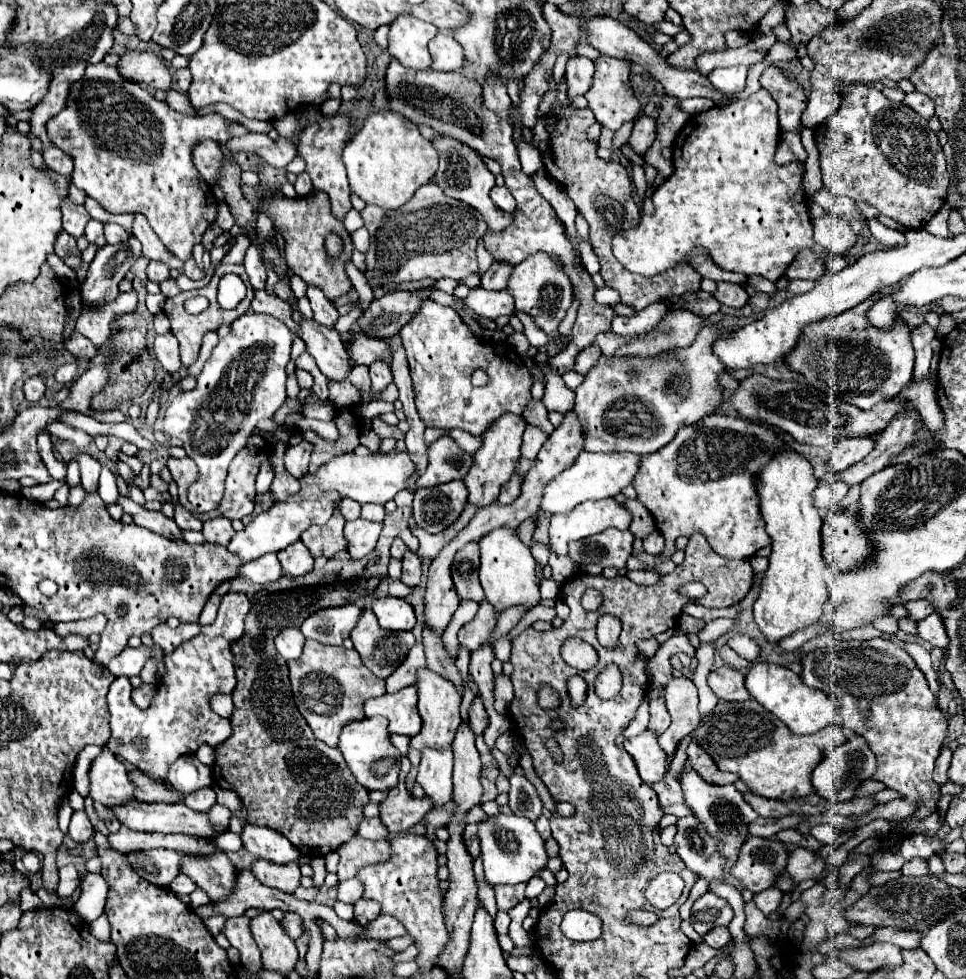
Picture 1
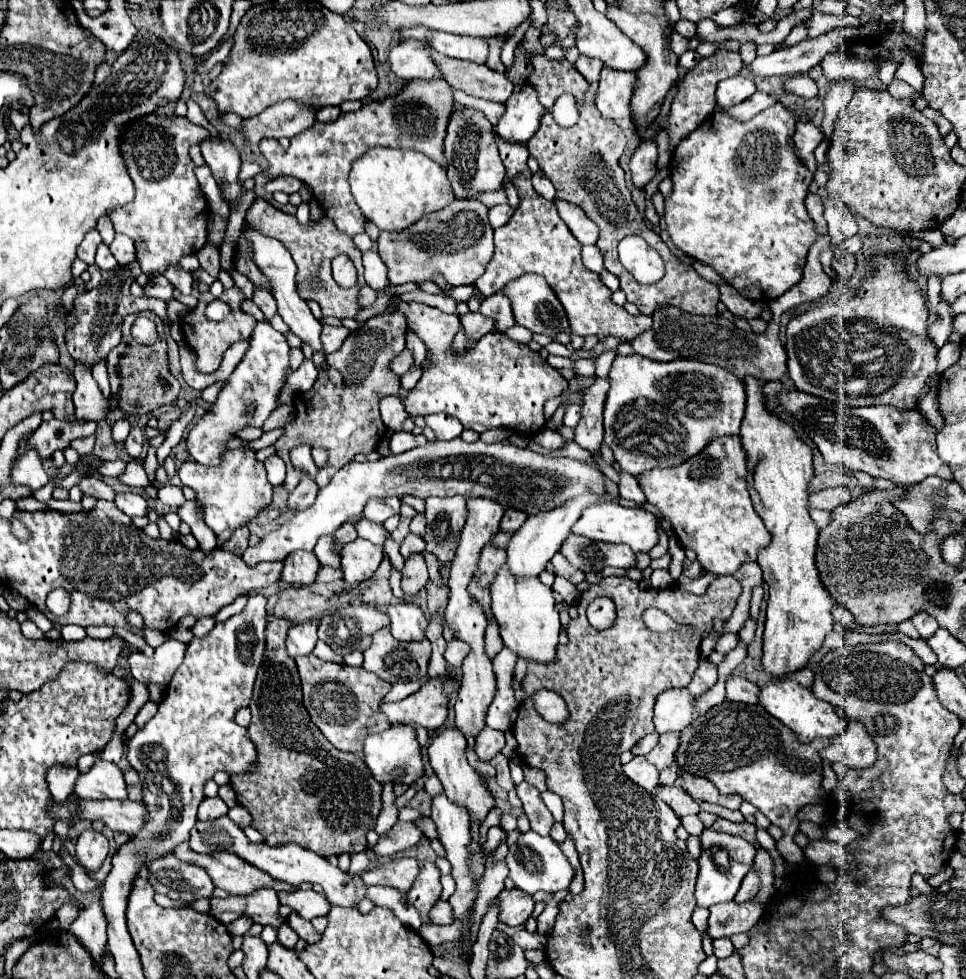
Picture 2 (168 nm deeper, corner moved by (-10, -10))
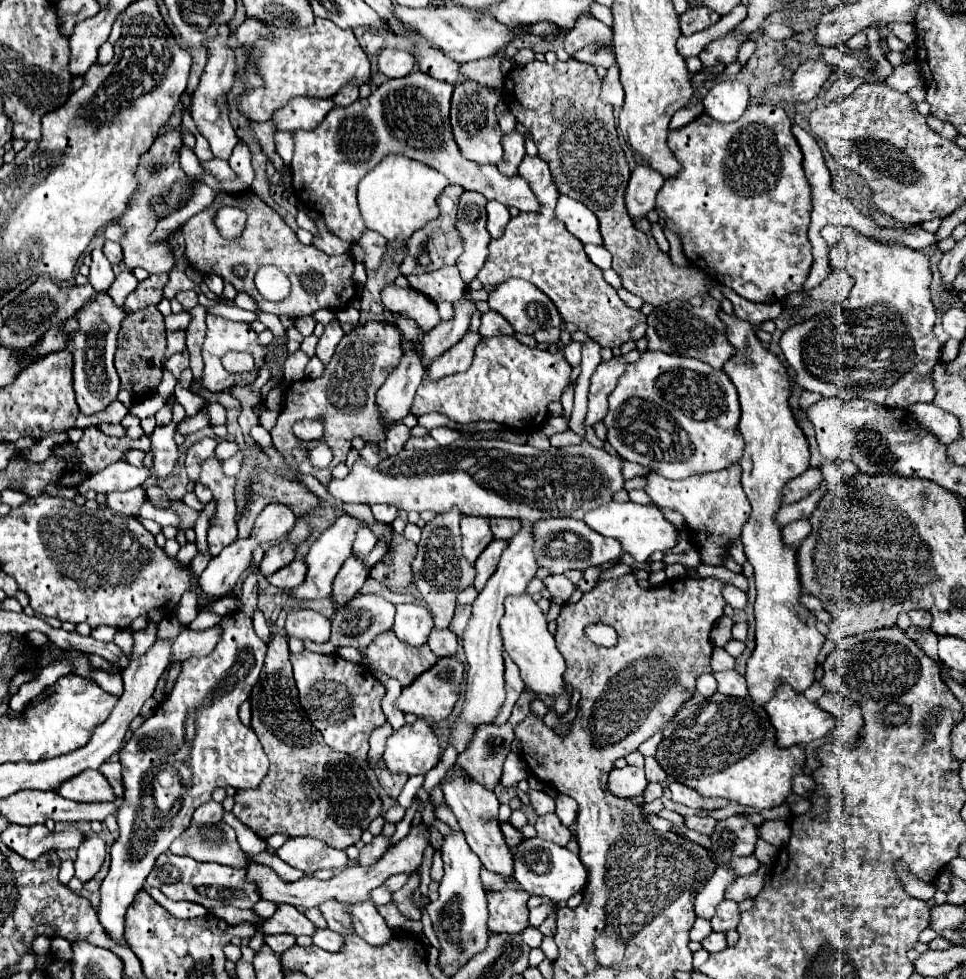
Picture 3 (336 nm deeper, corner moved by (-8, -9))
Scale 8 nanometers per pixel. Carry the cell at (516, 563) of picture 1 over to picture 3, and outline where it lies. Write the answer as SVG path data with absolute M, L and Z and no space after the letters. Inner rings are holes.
M527 592L521 596L505 598L505 616L501 620L501 634L505 640L505 650L511 656L511 660L519 666L525 686L537 694L557 696L553 710L557 714L567 712L569 710L569 696L565 694L565 684L563 684L565 660L563 660L561 652L557 650L555 636L547 630L545 612L539 608L539 604Z

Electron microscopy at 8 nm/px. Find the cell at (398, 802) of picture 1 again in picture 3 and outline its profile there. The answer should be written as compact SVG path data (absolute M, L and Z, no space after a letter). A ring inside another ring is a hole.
M383 834L375 836L373 842L367 844L367 846L361 850L361 854L359 854L359 864L361 864L361 866L369 866L369 864L377 862L377 860L387 852L389 846L391 846L391 838L389 838L389 836L383 836Z

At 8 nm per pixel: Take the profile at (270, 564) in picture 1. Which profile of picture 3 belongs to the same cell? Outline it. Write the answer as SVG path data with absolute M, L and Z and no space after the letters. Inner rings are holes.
M243 612L223 616L221 638L211 654L201 658L189 658L181 664L181 672L175 680L175 686L167 700L159 704L155 714L143 722L131 736L131 740L119 750L123 766L123 784L125 796L119 802L117 824L121 836L111 846L111 868L101 884L101 904L99 904L99 922L111 940L123 942L125 932L125 912L133 902L135 894L143 888L147 874L153 870L159 854L167 852L179 834L183 834L193 818L193 812L211 800L211 792L217 786L233 788L255 788L261 784L269 770L269 760L263 752L261 742L255 732L241 724L237 710L249 698L251 688L255 686L259 672L263 668L267 644L255 634L253 622Z

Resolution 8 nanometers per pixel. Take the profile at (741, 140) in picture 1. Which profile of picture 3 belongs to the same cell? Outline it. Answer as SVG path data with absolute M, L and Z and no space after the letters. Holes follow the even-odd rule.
M751 104L737 122L729 124L713 122L713 118L701 114L691 124L671 130L667 144L681 164L681 172L665 180L657 194L657 206L667 216L667 228L679 236L689 262L751 302L771 304L801 290L813 264L807 240L813 200L801 166L803 156L791 134L791 120L785 110L771 104Z

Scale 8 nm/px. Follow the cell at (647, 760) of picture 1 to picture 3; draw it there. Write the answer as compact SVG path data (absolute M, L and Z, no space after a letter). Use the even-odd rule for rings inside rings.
M625 766L621 770L613 770L609 774L609 790L621 798L635 798L641 796L643 790L647 786L647 778L645 778L645 770L643 768L633 768L633 766Z

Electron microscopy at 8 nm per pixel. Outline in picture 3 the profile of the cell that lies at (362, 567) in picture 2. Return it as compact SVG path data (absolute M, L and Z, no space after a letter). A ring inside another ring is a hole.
M351 554L343 562L339 574L335 576L335 582L333 582L335 602L337 604L349 602L359 592L363 582L369 578L369 572L371 572L371 566L367 566L363 558L359 558L357 554Z

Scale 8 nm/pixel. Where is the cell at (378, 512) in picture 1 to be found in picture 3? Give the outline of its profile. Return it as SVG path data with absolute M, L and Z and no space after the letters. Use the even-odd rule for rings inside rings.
M359 526L359 528L357 528L355 546L353 546L355 554L359 554L361 558L365 558L365 556L373 550L375 544L377 544L377 536L375 536L367 526Z

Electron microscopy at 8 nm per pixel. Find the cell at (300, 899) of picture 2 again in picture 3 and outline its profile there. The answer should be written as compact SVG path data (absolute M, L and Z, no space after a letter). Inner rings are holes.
M329 900L329 902L323 902L323 904L319 906L319 910L321 910L321 914L325 916L329 930L339 932L339 934L349 934L349 932L353 932L351 918L349 918L349 914L347 914L347 904Z

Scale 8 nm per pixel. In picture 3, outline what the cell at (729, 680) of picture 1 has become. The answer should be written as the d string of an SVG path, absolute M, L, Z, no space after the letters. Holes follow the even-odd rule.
M725 670L725 672L715 672L713 674L717 684L719 684L719 692L721 694L729 694L729 696L739 696L739 698L747 698L747 682L741 674L737 674L735 670Z

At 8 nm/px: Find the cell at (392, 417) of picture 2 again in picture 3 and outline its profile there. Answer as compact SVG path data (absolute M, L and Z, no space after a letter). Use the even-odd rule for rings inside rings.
M393 422L387 432L385 432L385 448L389 452L389 456L395 456L403 450L405 440L409 438L409 428L403 422Z

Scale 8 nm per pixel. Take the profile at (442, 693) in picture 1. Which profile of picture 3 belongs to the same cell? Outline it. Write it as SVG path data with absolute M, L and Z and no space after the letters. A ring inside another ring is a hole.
M451 766L447 770L445 778L441 780L441 790L443 790L447 806L453 810L453 814L467 838L469 848L479 856L483 866L487 870L493 870L493 872L499 872L505 876L513 876L513 856L499 830L499 820L497 820L499 800L497 800L495 792L485 790L485 786L481 786L479 782L473 782L473 778L469 778L457 766Z

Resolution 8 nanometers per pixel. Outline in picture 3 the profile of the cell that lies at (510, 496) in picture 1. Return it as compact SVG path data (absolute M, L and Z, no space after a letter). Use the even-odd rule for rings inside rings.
M491 518L491 530L495 538L501 540L509 540L513 534L517 534L517 530L521 530L521 520L511 520L511 518Z

